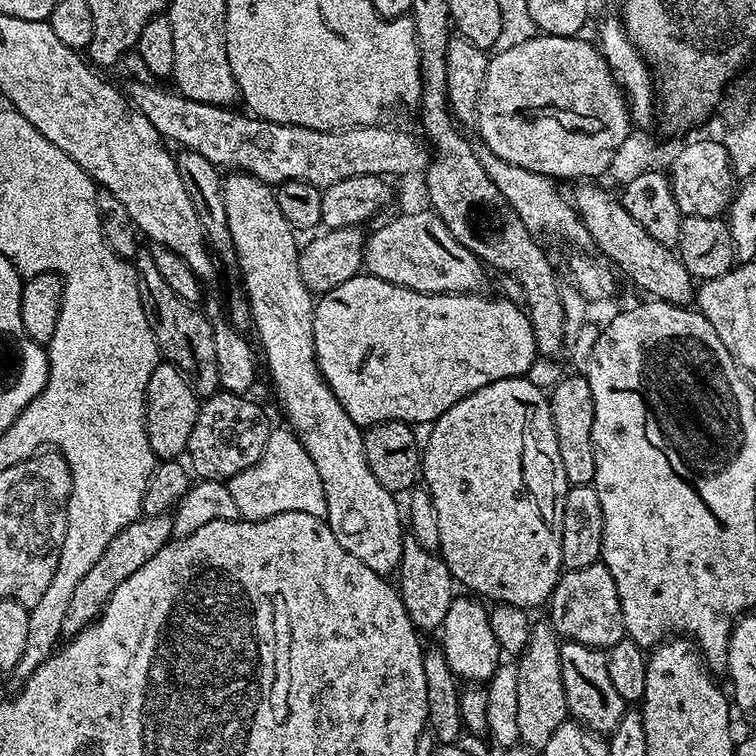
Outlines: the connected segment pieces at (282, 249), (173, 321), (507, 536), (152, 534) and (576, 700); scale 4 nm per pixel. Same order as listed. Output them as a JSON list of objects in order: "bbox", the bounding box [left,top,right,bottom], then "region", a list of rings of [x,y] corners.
[{"bbox":[223,171,406,577],"region":[[[237,171],[225,175],[223,181],[226,222],[230,222],[230,238],[234,238],[236,268],[244,275],[242,291],[248,298],[248,311],[254,324],[256,320],[256,336],[264,347],[264,360],[268,363],[280,408],[288,419],[285,420],[287,427],[296,433],[306,454],[310,454],[310,458],[314,458],[314,466],[318,466],[318,478],[322,478],[322,490],[326,494],[326,519],[330,530],[334,538],[342,542],[342,550],[354,554],[358,562],[370,566],[370,570],[379,576],[391,577],[391,572],[393,575],[399,569],[406,535],[402,508],[396,505],[397,497],[388,492],[378,478],[374,478],[374,470],[370,470],[366,462],[361,425],[355,424],[350,414],[346,414],[342,402],[338,402],[334,390],[330,390],[324,375],[320,373],[314,350],[314,296],[308,291],[306,282],[302,282],[302,274],[298,270],[301,245],[296,244],[297,233],[290,222],[286,222],[276,201],[273,185]]]},{"bbox":[134,251,221,397],"region":[[[137,251],[134,257],[136,277],[140,279],[140,301],[144,307],[146,318],[150,322],[150,330],[160,348],[160,355],[167,363],[173,364],[182,375],[188,377],[197,397],[215,396],[221,391],[218,374],[217,355],[214,354],[214,334],[212,321],[204,317],[199,307],[187,304],[170,285],[162,278],[158,266],[154,266],[151,251]]]},{"bbox":[422,376,570,610],"region":[[[512,376],[508,380],[490,382],[490,386],[482,386],[474,390],[466,398],[454,402],[450,410],[446,410],[431,425],[432,433],[422,444],[422,484],[432,495],[434,510],[438,514],[439,556],[444,559],[450,570],[453,581],[460,584],[461,589],[496,604],[509,604],[515,608],[533,610],[539,604],[547,605],[552,599],[552,591],[562,575],[562,510],[564,499],[570,487],[566,478],[566,470],[562,470],[562,458],[558,454],[558,438],[554,434],[552,421],[552,405],[545,389],[534,386],[527,378]]]},{"bbox":[62,514,173,638],"region":[[[168,514],[144,516],[130,522],[126,530],[114,534],[110,546],[102,550],[102,558],[98,558],[98,562],[90,566],[86,578],[82,578],[78,586],[74,586],[74,595],[70,597],[70,607],[67,608],[66,618],[62,622],[63,635],[71,638],[78,635],[82,629],[89,628],[100,617],[114,590],[118,590],[118,586],[122,586],[122,582],[126,582],[126,578],[134,574],[134,570],[146,566],[146,562],[150,562],[150,558],[154,558],[154,554],[158,554],[158,550],[162,550],[162,546],[166,546],[171,539],[173,539],[172,516]]]},{"bbox":[560,640,626,734],"region":[[[564,640],[560,646],[562,690],[566,690],[566,706],[571,719],[581,723],[589,732],[610,734],[618,726],[626,711],[626,702],[610,683],[608,657],[601,649],[582,646]]]}]

